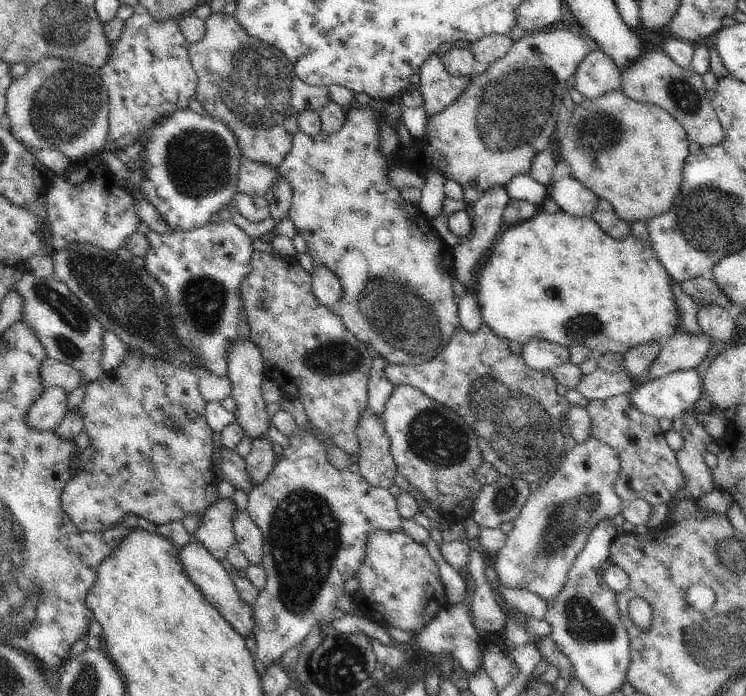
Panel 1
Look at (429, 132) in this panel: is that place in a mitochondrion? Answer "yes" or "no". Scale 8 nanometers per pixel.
no

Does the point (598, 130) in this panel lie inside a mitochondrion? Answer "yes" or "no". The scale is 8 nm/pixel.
yes

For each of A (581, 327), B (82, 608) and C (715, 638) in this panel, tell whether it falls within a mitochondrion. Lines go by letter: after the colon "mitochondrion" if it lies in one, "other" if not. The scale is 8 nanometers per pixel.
A: mitochondrion
B: other
C: mitochondrion

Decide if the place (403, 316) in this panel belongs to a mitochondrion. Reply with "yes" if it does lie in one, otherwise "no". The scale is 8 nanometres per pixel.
yes

